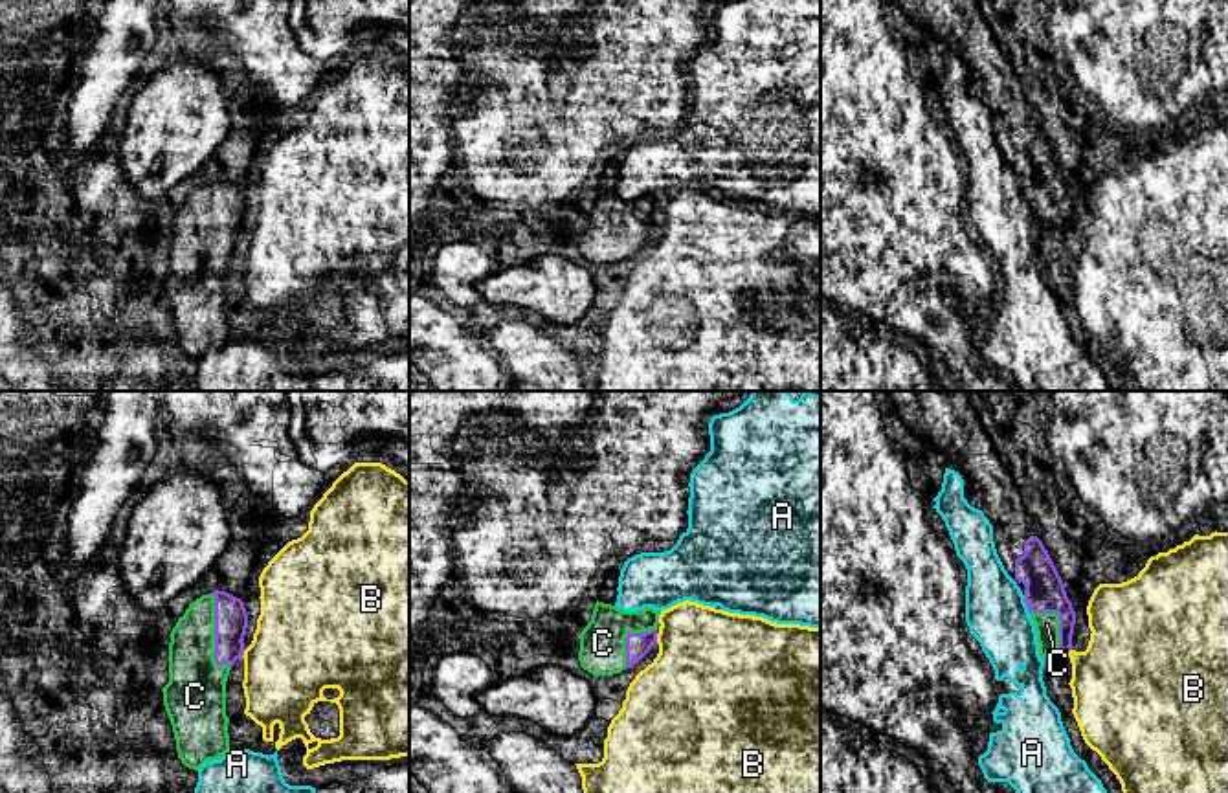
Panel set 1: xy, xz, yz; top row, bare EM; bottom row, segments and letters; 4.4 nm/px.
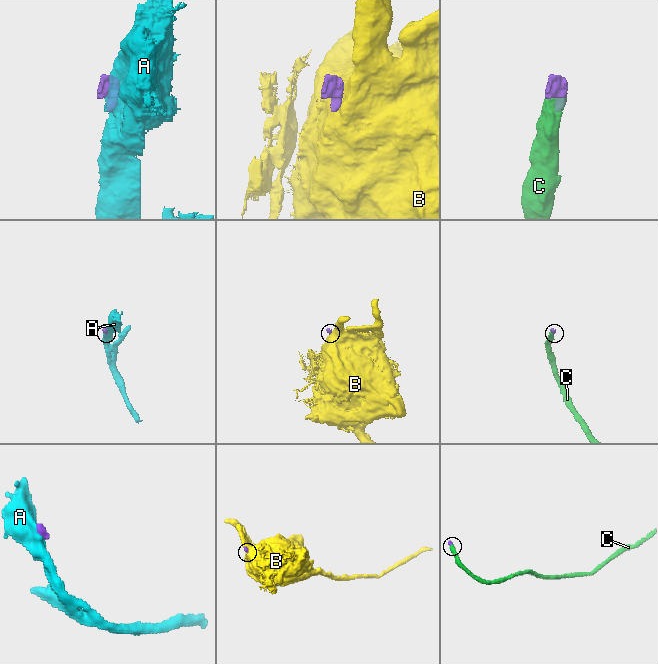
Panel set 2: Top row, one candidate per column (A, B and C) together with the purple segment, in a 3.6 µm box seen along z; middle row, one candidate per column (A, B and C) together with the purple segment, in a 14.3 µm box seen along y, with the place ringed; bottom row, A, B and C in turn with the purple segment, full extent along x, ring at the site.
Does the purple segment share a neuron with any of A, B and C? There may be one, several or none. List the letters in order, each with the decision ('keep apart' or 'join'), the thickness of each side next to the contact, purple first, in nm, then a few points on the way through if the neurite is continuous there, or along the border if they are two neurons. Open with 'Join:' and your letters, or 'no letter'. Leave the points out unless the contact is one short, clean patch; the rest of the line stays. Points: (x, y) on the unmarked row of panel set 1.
Join: C
A: keep apart; 180 nm thick on the purple side, 280 nm on the other; border along yz (1023, 184), (1030, 201)
B: keep apart; 110 nm thick on the purple side, 440 nm on the other; border along xz (656, 223), (658, 230)
C: join; 140 nm thick on the purple side, 260 nm on the other

